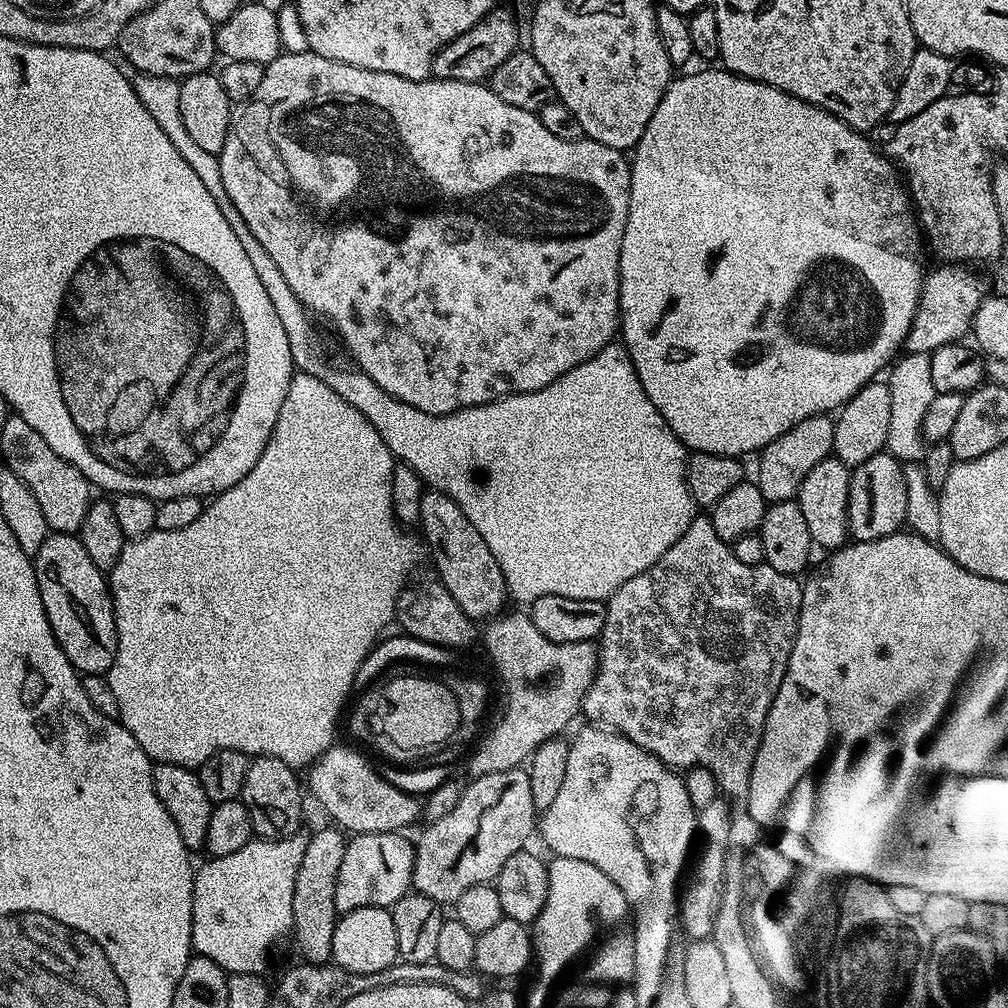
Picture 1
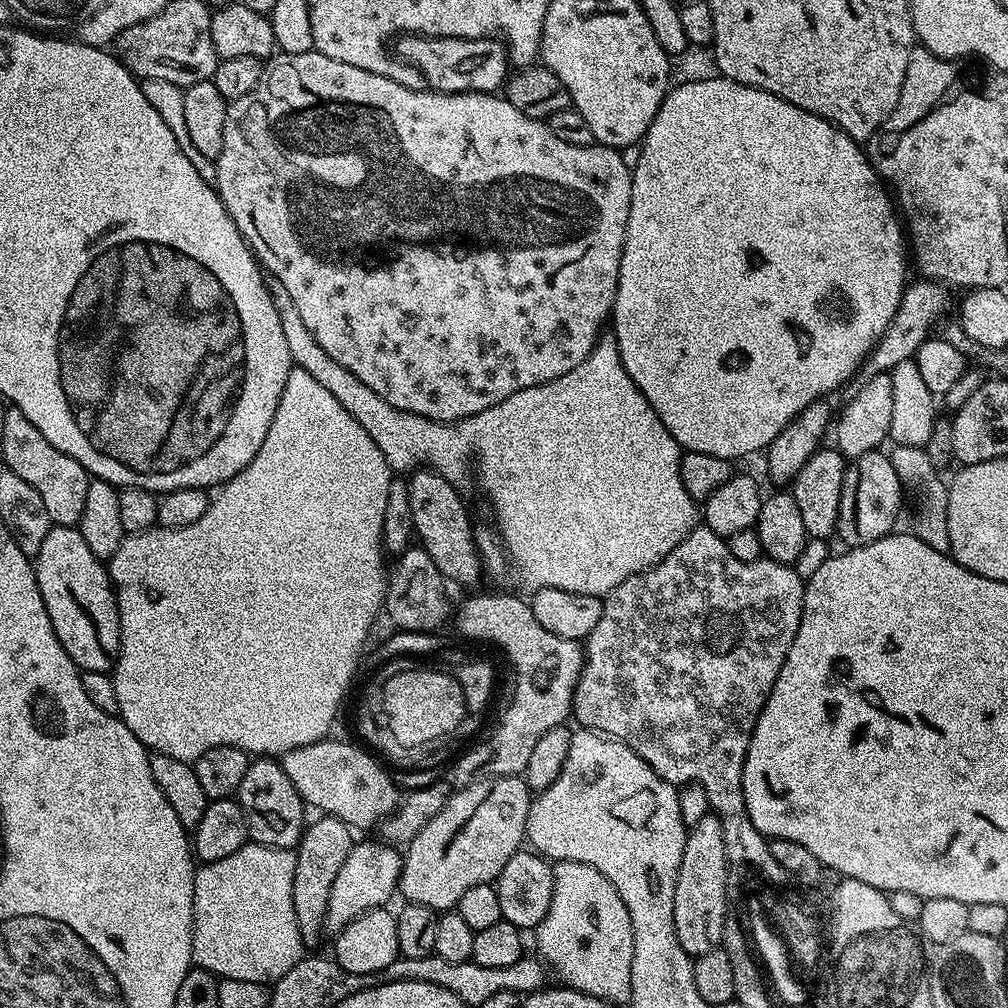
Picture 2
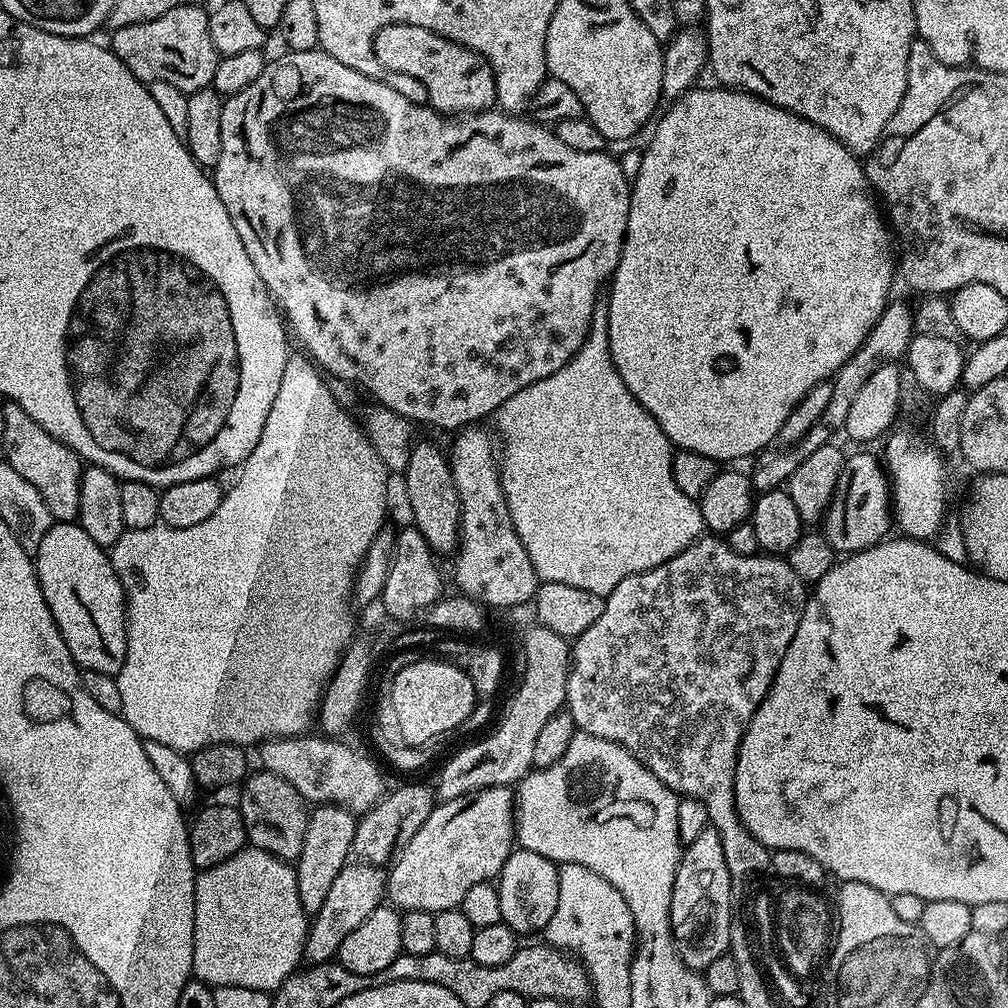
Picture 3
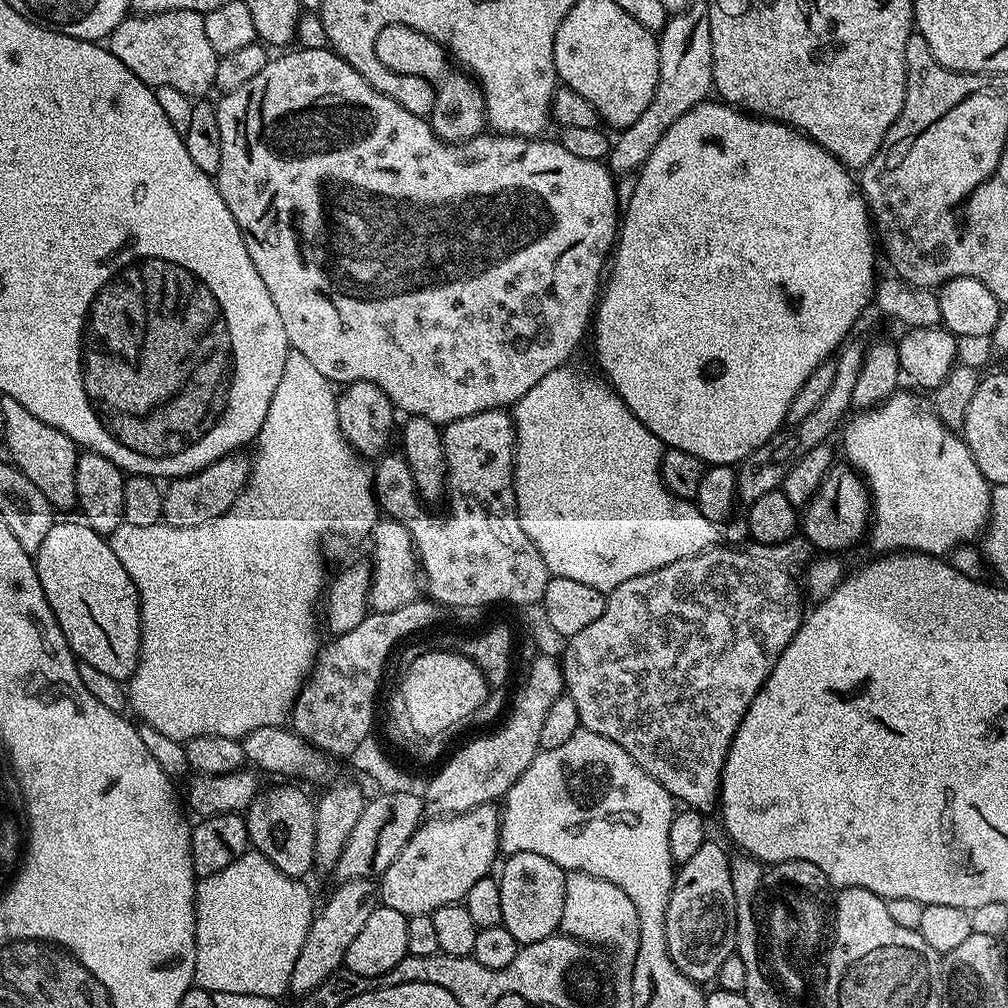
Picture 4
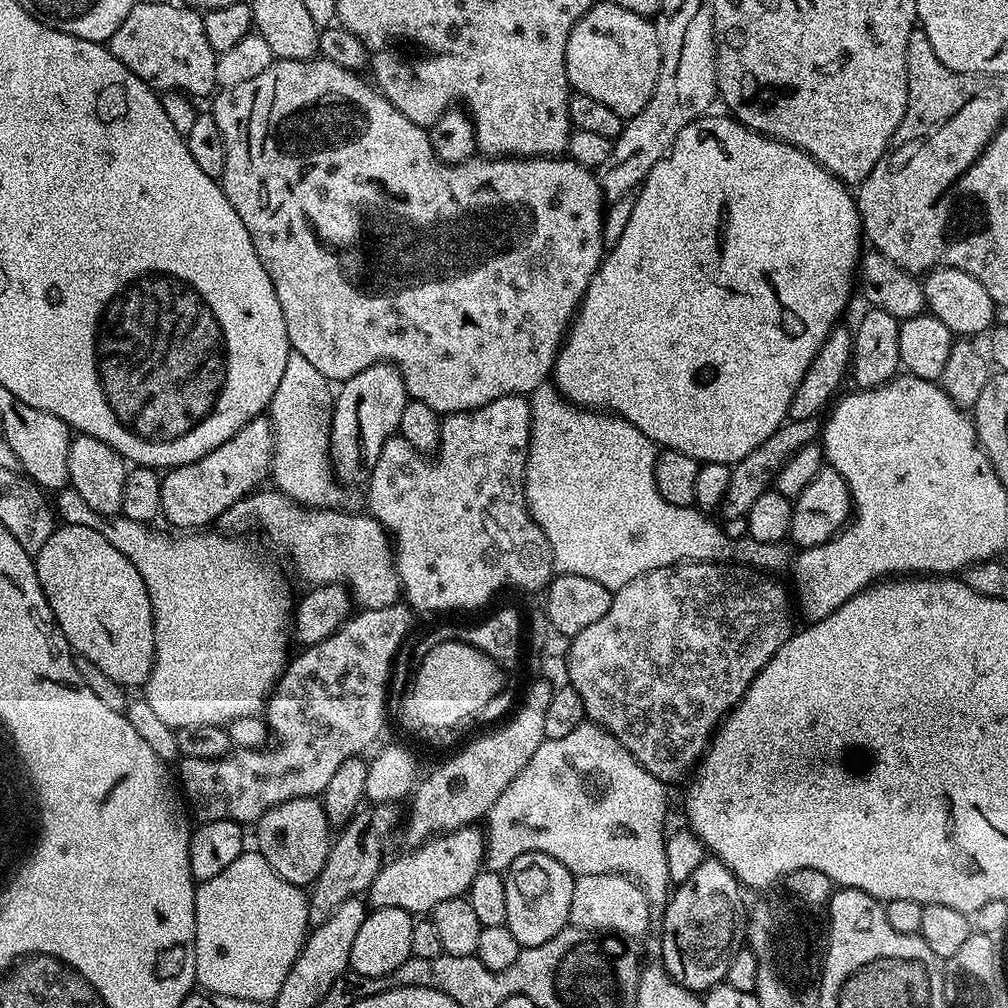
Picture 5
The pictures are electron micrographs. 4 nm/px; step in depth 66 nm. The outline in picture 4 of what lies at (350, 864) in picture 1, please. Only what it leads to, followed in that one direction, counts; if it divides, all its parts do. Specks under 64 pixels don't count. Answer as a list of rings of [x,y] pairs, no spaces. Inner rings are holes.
[[[371,879],[364,880],[346,880],[335,885],[337,888],[332,897],[324,904],[324,909],[317,911],[312,918],[312,925],[306,934],[306,942],[302,942],[302,951],[299,952],[298,958],[294,962],[294,974],[290,974],[289,989],[296,994],[303,994],[314,991],[318,985],[330,976],[335,976],[341,971],[346,950],[350,947],[350,942],[354,942],[356,935],[362,930],[366,918],[378,906],[378,888]]]

